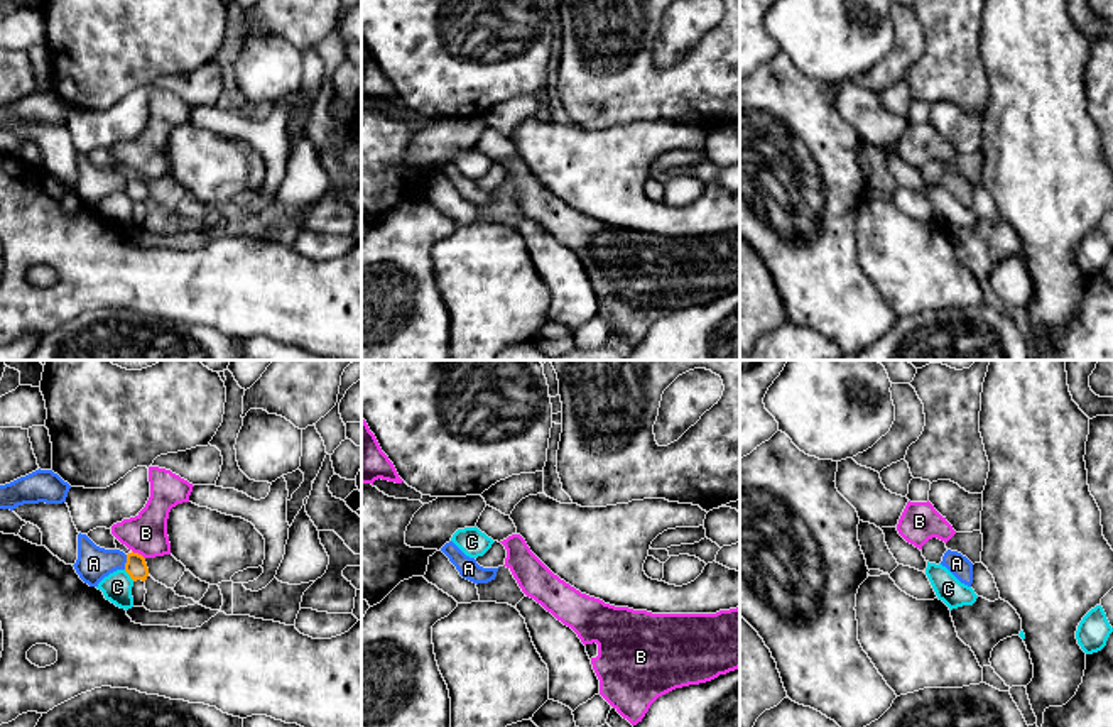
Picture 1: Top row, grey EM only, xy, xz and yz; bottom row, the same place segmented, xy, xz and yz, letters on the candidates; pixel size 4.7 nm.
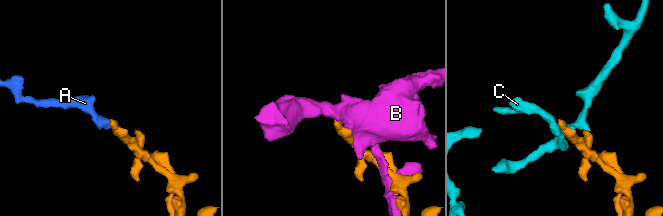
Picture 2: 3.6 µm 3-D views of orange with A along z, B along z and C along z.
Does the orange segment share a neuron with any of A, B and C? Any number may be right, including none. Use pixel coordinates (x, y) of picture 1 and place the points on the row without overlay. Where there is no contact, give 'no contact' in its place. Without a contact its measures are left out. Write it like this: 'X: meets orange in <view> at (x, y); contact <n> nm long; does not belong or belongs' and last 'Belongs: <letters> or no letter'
A: meets orange in xy at (127, 183); contact 70 nm long; does not belong
B: meets orange in xy at (137, 174); contact 80 nm long; does not belong
C: meets orange in xy at (129, 195); contact 80 nm long; does not belong
Belongs: no letter

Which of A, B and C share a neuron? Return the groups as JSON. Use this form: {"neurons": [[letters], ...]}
{"neurons": [["A"], ["B"], ["C"]]}

